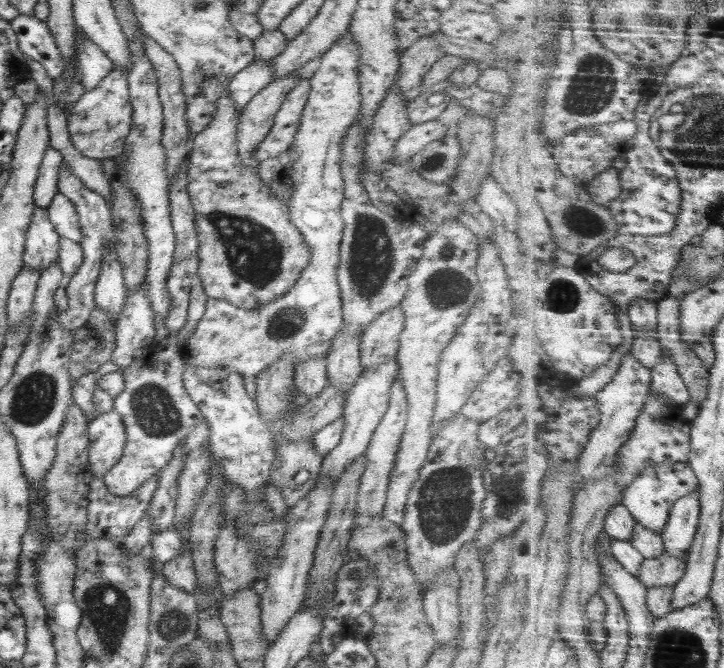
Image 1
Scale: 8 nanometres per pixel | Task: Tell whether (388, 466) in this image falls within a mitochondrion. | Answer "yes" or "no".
no

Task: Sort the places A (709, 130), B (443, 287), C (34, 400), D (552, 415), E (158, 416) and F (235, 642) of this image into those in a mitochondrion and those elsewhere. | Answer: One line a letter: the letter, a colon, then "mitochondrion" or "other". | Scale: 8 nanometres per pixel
A: mitochondrion
B: mitochondrion
C: mitochondrion
D: other
E: mitochondrion
F: other

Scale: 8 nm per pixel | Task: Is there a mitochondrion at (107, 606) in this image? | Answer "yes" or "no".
yes

